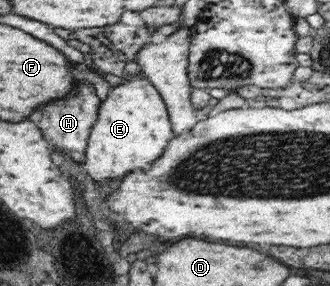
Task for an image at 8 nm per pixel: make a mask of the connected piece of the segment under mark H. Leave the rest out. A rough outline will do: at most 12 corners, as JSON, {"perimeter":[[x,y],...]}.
{"perimeter":[[92,84],[44,105],[40,129],[76,162],[101,104]]}

